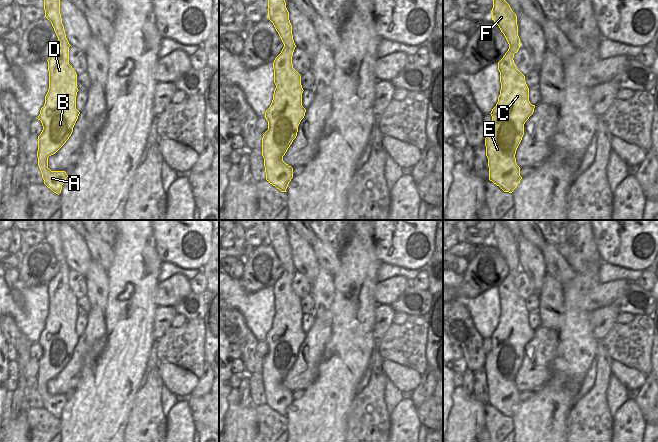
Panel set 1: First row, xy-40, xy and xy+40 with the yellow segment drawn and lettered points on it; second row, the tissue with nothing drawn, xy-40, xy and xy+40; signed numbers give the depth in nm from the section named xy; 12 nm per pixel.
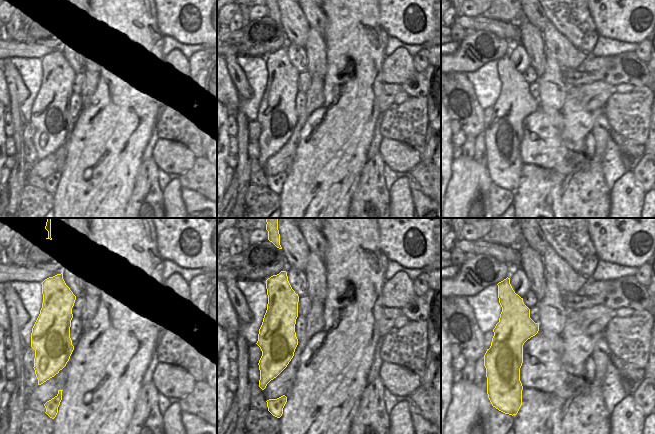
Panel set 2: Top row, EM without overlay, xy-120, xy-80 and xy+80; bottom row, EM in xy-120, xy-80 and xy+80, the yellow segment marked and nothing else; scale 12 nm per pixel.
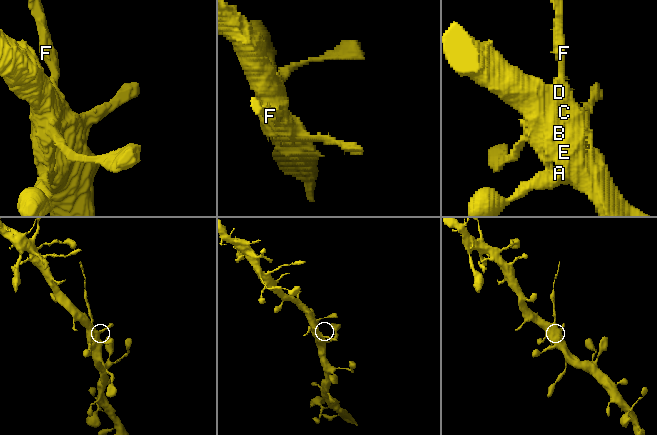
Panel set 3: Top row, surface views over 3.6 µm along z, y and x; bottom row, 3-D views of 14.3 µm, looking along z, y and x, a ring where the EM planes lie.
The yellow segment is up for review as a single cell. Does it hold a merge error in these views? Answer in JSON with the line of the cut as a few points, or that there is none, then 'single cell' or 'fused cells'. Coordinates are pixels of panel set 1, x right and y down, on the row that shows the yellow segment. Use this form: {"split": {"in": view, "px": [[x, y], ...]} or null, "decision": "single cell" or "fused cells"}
{"split": {"in": "xy", "px": [[284, 46], [293, 49]]}, "decision": "fused cells"}

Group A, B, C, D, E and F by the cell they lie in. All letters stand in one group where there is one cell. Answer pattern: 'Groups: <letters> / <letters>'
Groups: A B C D E / F.

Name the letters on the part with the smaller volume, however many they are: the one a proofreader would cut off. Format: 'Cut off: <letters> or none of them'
Cut off: F.

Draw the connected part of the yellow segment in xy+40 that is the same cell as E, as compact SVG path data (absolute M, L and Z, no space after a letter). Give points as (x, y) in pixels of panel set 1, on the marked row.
M510 48L498 62L501 90L496 106L491 111L492 126L486 131L485 146L488 158L489 180L504 192L512 193L520 183L520 167L516 163L516 150L524 135L524 124L533 114L535 105L529 101L529 88L525 76L514 63L514 54Z

